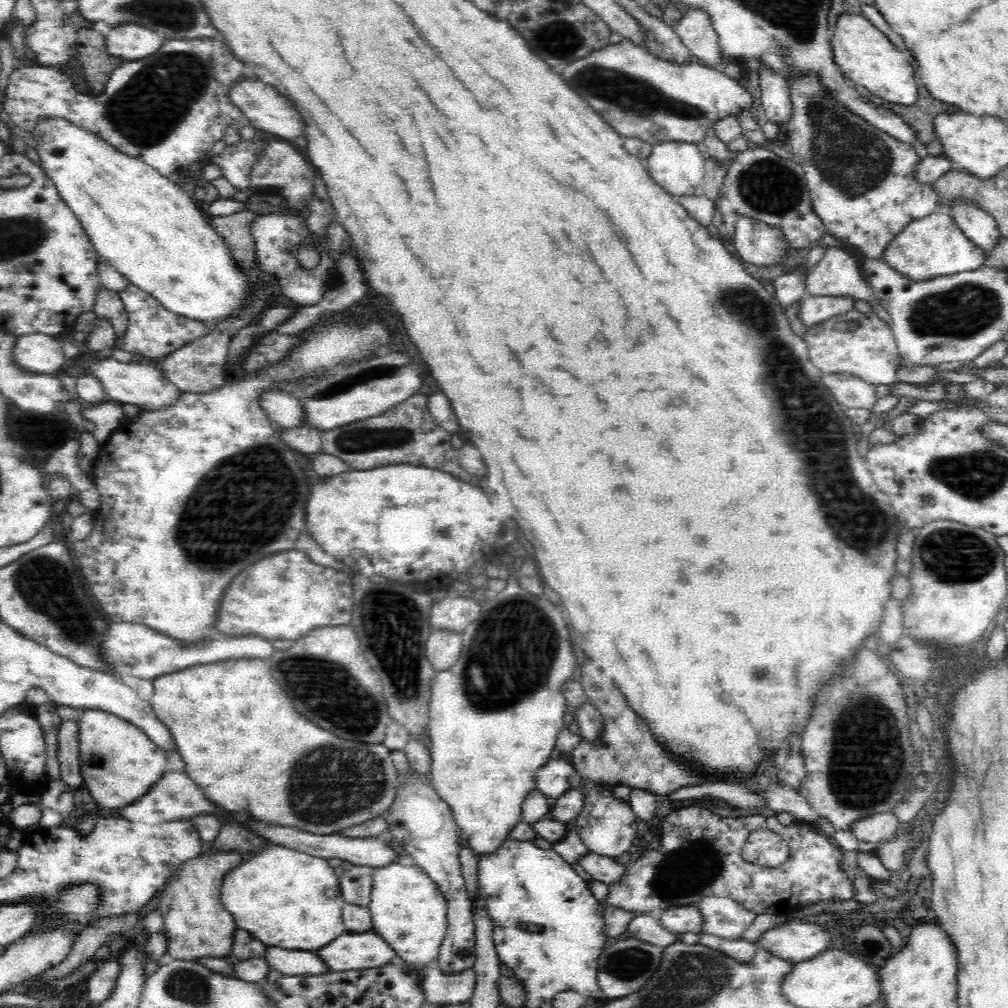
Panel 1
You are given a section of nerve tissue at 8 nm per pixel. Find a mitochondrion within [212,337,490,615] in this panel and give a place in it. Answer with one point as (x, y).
(361, 439)

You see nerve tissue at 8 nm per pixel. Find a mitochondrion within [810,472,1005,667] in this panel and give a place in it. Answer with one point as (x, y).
(953, 556)

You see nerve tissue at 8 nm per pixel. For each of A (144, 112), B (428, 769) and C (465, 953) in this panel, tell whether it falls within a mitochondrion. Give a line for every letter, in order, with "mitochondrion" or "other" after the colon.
A: mitochondrion
B: other
C: other

